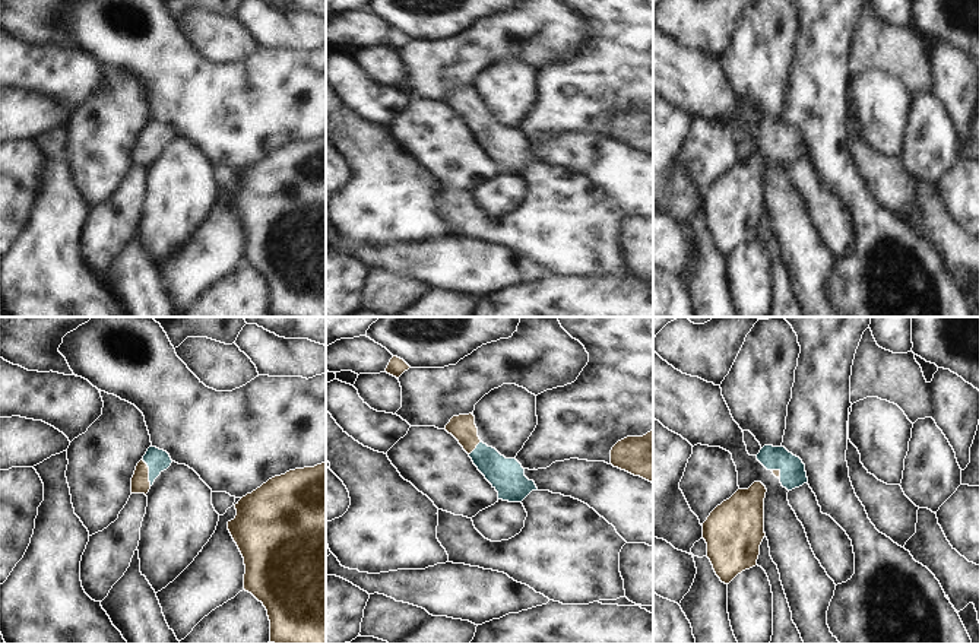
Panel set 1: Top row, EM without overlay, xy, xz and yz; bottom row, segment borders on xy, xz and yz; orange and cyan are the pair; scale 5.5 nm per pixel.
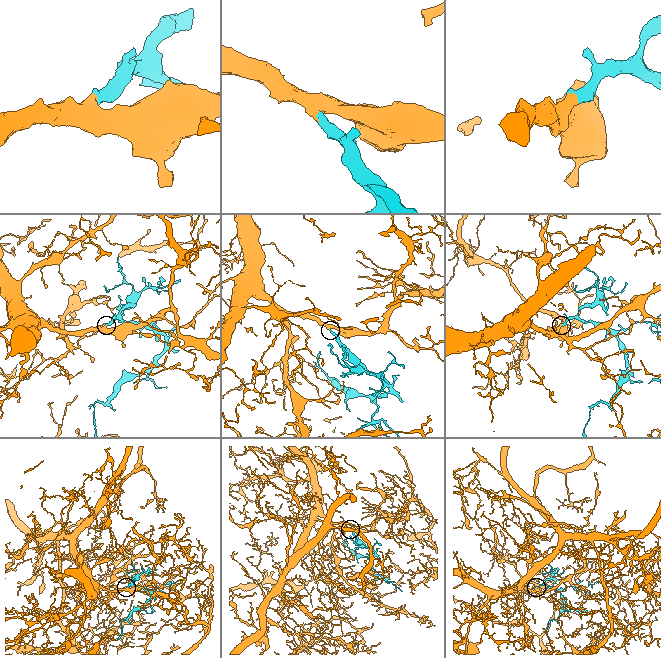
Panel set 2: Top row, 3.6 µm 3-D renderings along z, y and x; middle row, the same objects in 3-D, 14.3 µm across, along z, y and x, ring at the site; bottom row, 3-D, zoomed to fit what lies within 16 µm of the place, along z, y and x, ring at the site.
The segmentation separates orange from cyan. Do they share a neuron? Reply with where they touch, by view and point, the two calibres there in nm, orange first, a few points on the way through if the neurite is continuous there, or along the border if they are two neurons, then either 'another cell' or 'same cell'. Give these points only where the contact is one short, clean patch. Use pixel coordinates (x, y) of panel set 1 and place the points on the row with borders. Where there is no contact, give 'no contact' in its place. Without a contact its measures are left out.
meets orange in xy at (148, 472); 100 nm thick on the orange side, 130 nm on the other; runs through xy (141, 484), (148, 472), (158, 460); same cell

